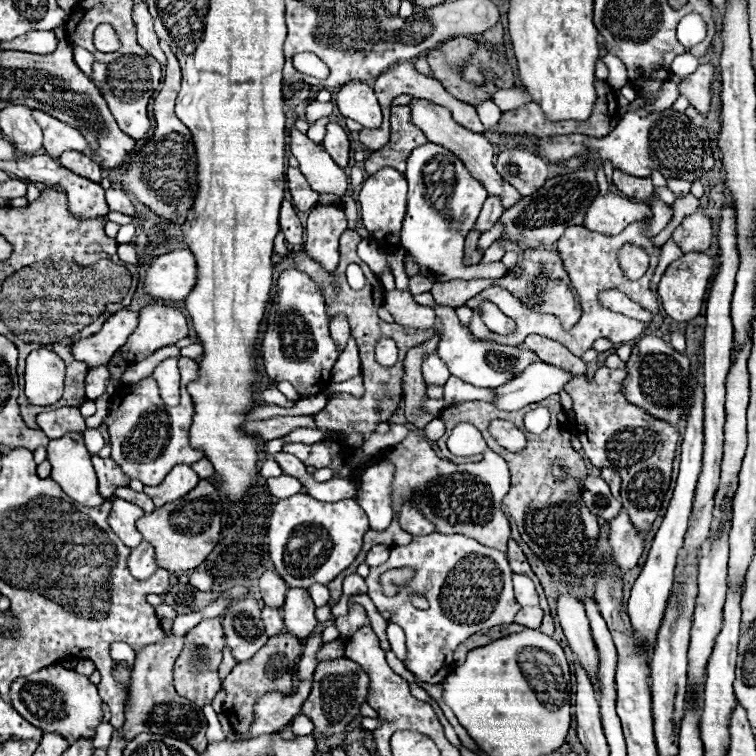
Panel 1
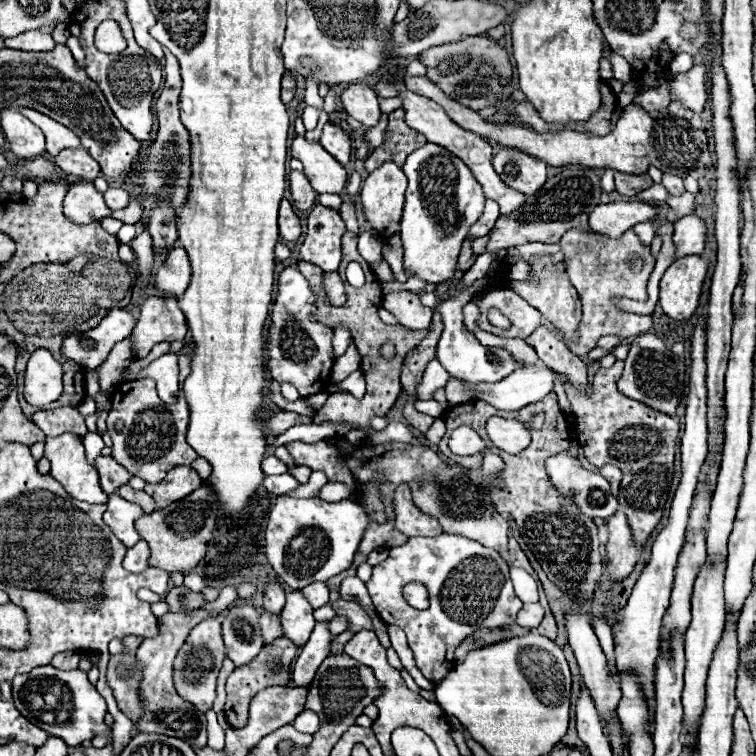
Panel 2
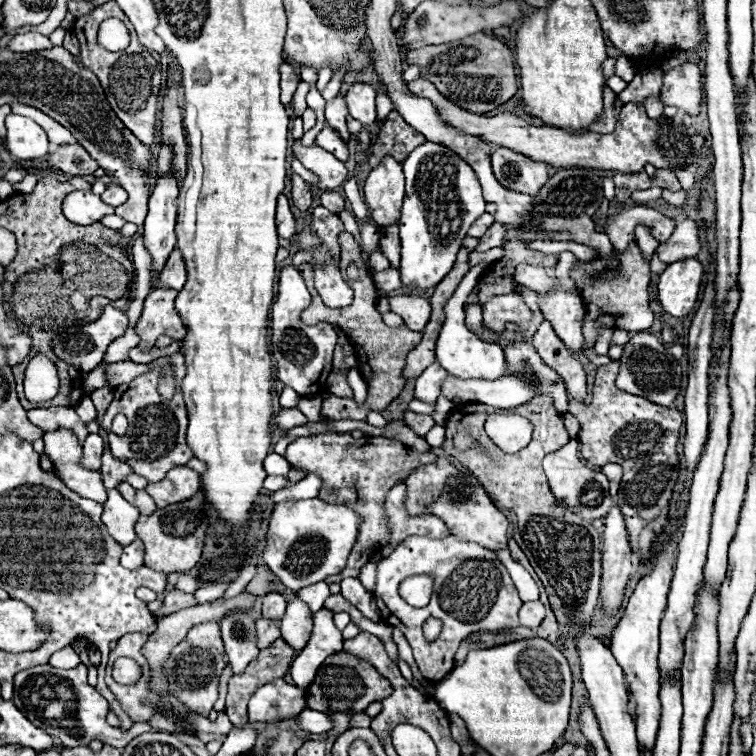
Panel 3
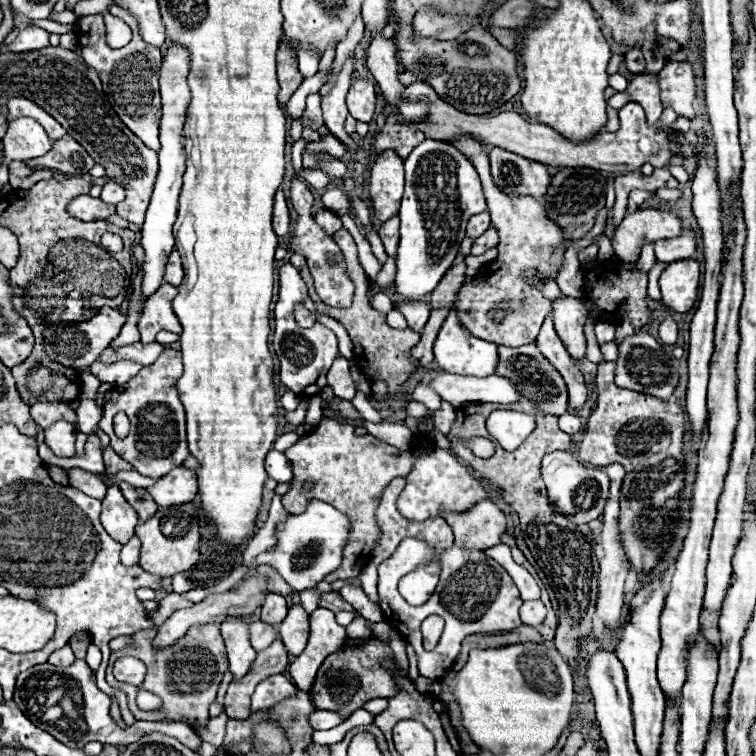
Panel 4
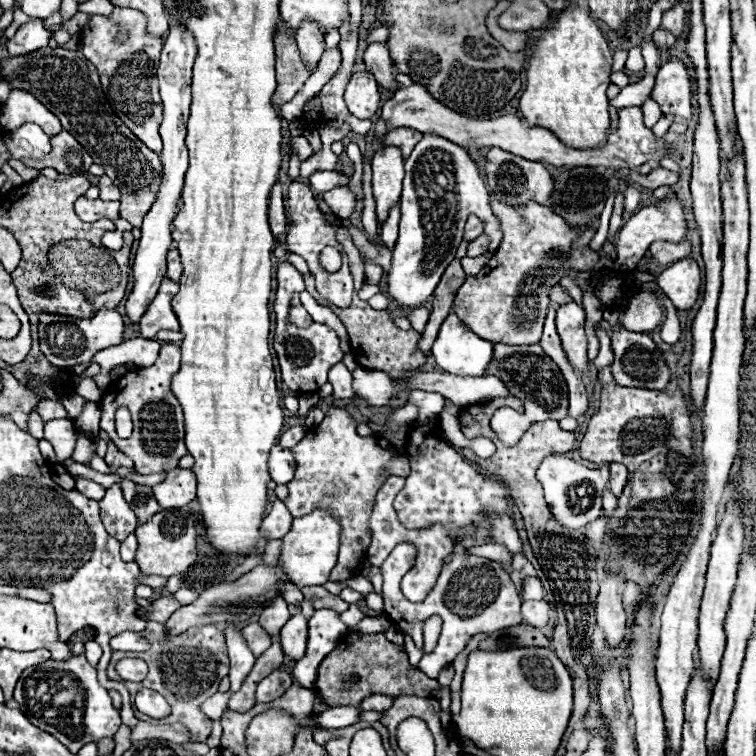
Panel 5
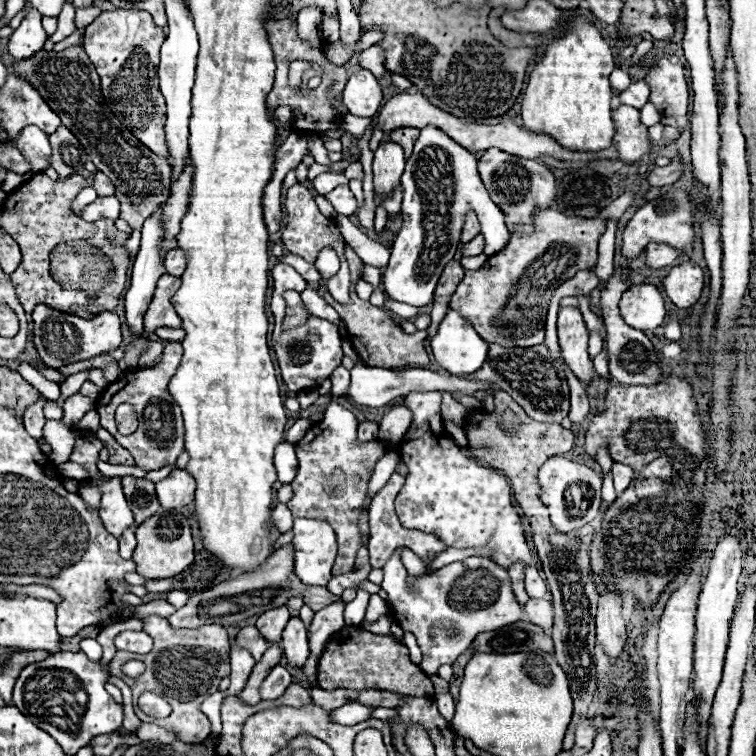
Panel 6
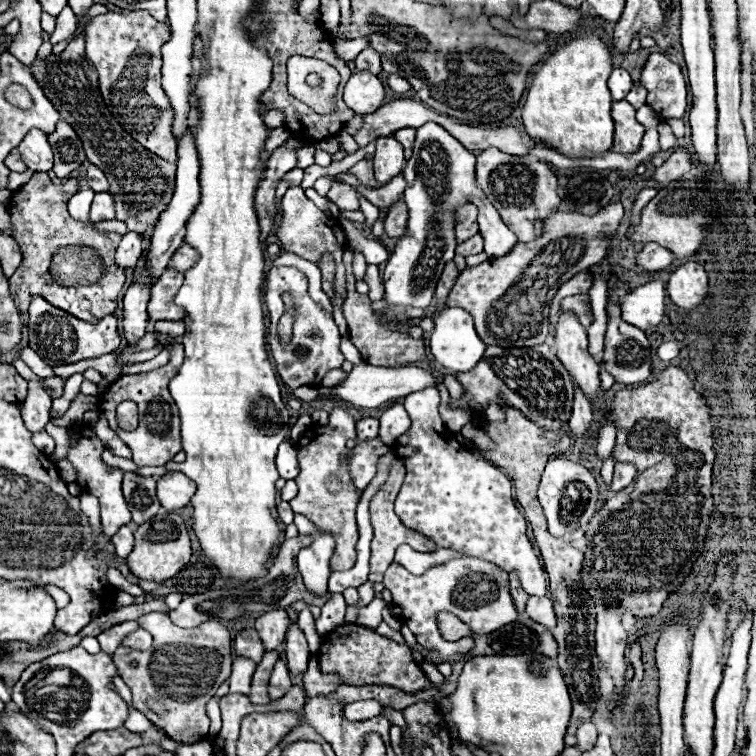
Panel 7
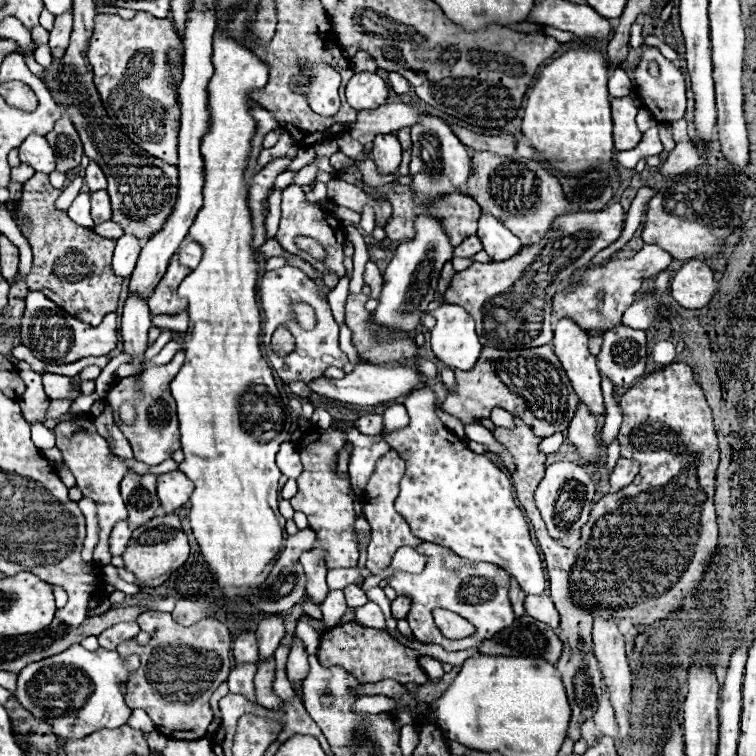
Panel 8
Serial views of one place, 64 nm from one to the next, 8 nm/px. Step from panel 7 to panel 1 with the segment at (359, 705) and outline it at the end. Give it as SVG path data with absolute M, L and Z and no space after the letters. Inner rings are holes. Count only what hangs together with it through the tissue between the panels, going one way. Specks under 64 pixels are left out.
M296 716L296 718L292 720L292 730L294 730L296 736L312 734L312 728L314 728L314 724L312 724L312 720L310 720L308 716Z

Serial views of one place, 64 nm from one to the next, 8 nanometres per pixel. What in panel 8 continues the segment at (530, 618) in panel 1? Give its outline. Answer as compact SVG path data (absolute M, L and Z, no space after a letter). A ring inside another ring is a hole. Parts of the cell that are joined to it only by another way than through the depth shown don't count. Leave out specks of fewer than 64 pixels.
M528 594L526 600L524 600L524 608L526 608L528 616L548 624L550 628L558 628L558 622L560 622L558 612L556 612L556 608L554 608L554 604L552 604L552 600L548 596L544 596L544 594L542 596Z

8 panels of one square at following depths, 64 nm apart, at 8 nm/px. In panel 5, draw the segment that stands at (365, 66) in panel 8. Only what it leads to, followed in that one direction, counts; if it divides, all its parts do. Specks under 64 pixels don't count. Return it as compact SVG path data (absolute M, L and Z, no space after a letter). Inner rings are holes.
M374 42L366 48L364 52L364 64L368 68L368 72L374 74L376 82L390 90L390 92L396 92L398 90L398 82L396 82L396 74L394 74L394 64L392 64L392 58L390 58L390 52L388 52L388 46L384 42Z

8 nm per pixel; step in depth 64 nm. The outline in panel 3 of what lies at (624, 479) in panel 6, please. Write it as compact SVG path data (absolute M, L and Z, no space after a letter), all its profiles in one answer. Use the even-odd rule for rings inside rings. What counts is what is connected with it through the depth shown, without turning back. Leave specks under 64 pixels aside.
M606 464L606 466L602 466L602 472L610 480L610 494L616 496L618 488L620 488L620 480L622 480L622 468L618 464Z

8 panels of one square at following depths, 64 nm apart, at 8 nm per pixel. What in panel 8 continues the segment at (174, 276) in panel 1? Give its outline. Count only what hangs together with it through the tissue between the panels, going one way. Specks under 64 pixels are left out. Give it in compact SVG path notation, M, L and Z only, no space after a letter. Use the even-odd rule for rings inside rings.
M188 242L188 244L184 244L184 246L180 248L180 252L178 252L178 260L180 260L180 264L186 266L186 268L190 268L190 270L198 266L200 258L202 258L202 248L200 248L196 242Z

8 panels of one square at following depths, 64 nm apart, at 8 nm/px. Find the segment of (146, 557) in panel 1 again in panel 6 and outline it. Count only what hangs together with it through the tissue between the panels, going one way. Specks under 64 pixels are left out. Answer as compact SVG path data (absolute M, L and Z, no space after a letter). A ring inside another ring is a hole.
M126 530L120 538L118 538L118 544L120 544L120 556L130 560L132 558L132 552L136 548L136 538L134 538L134 530Z

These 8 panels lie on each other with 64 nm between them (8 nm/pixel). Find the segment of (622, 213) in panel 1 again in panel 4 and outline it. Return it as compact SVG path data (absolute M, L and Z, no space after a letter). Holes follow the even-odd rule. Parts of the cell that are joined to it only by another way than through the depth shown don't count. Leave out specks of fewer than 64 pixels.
M636 210L624 216L624 220L612 232L612 246L616 256L624 262L638 260L640 248L646 242L666 240L680 234L680 220L670 210Z

